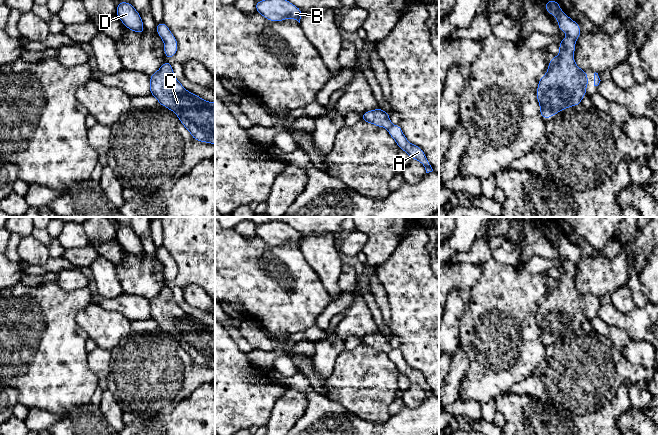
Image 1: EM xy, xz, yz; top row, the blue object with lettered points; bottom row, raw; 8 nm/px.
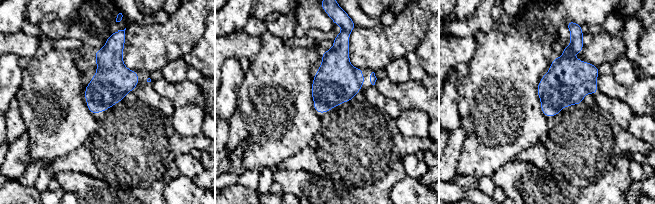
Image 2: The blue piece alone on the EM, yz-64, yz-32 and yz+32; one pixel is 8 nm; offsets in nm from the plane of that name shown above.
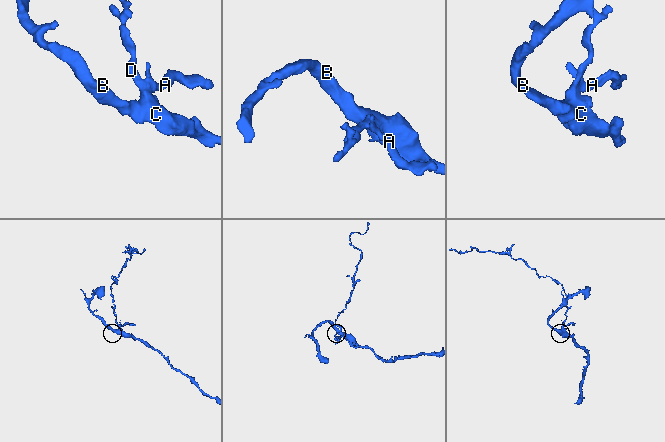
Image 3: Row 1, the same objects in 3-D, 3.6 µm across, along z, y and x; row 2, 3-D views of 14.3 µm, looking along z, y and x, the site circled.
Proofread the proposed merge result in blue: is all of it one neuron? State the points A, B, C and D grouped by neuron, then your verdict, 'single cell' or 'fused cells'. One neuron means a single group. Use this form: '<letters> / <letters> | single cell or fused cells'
A / B C D | fused cells

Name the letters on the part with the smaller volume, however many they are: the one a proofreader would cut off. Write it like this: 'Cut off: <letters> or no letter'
Cut off: A

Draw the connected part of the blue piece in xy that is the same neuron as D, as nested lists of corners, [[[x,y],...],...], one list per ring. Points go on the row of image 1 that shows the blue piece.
[[[119,1],[116,14],[126,28],[135,31],[138,34],[144,32],[145,28],[143,26],[141,15],[131,3]]]

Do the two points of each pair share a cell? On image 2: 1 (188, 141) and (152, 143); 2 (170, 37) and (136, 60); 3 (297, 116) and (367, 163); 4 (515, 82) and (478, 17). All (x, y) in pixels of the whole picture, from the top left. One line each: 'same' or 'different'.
1: same
2: same
3: different
4: different

